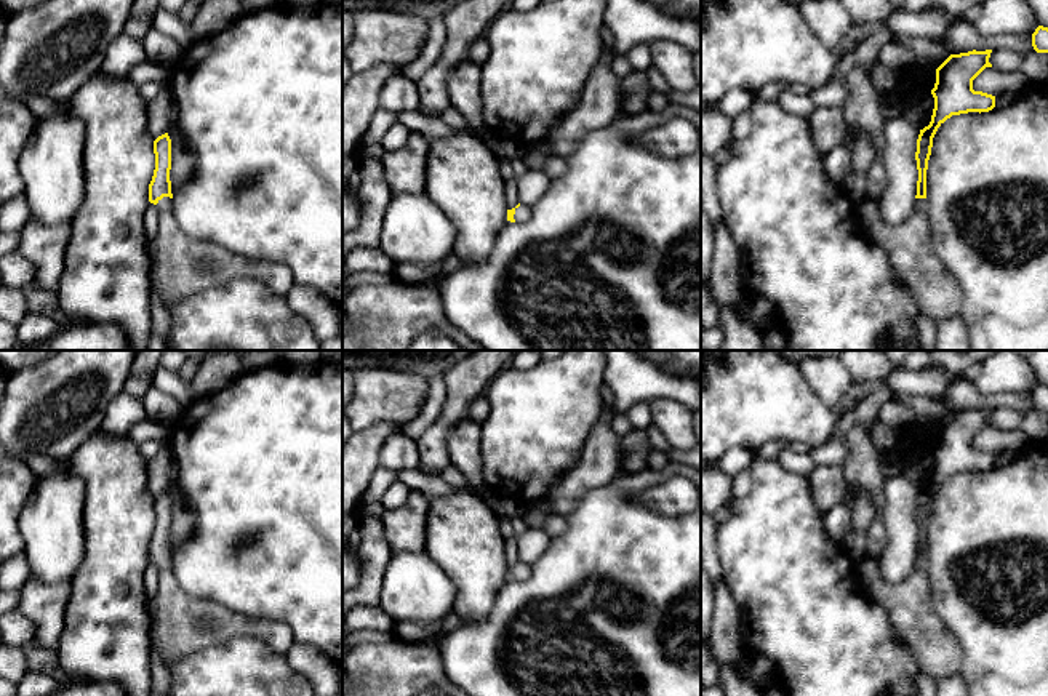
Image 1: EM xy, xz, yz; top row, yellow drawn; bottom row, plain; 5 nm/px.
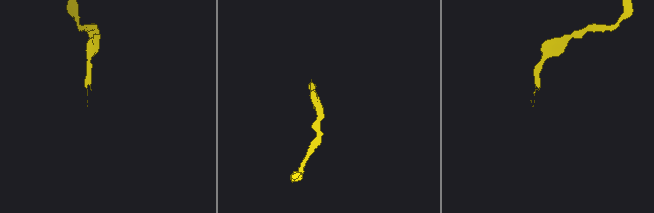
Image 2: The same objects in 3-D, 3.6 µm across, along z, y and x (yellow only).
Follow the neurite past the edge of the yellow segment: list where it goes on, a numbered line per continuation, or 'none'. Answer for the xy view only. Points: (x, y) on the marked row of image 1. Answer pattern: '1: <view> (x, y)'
1: xy (181, 266)

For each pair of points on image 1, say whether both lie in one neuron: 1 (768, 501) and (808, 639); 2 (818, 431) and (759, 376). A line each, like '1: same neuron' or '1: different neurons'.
1: same neuron
2: same neuron

